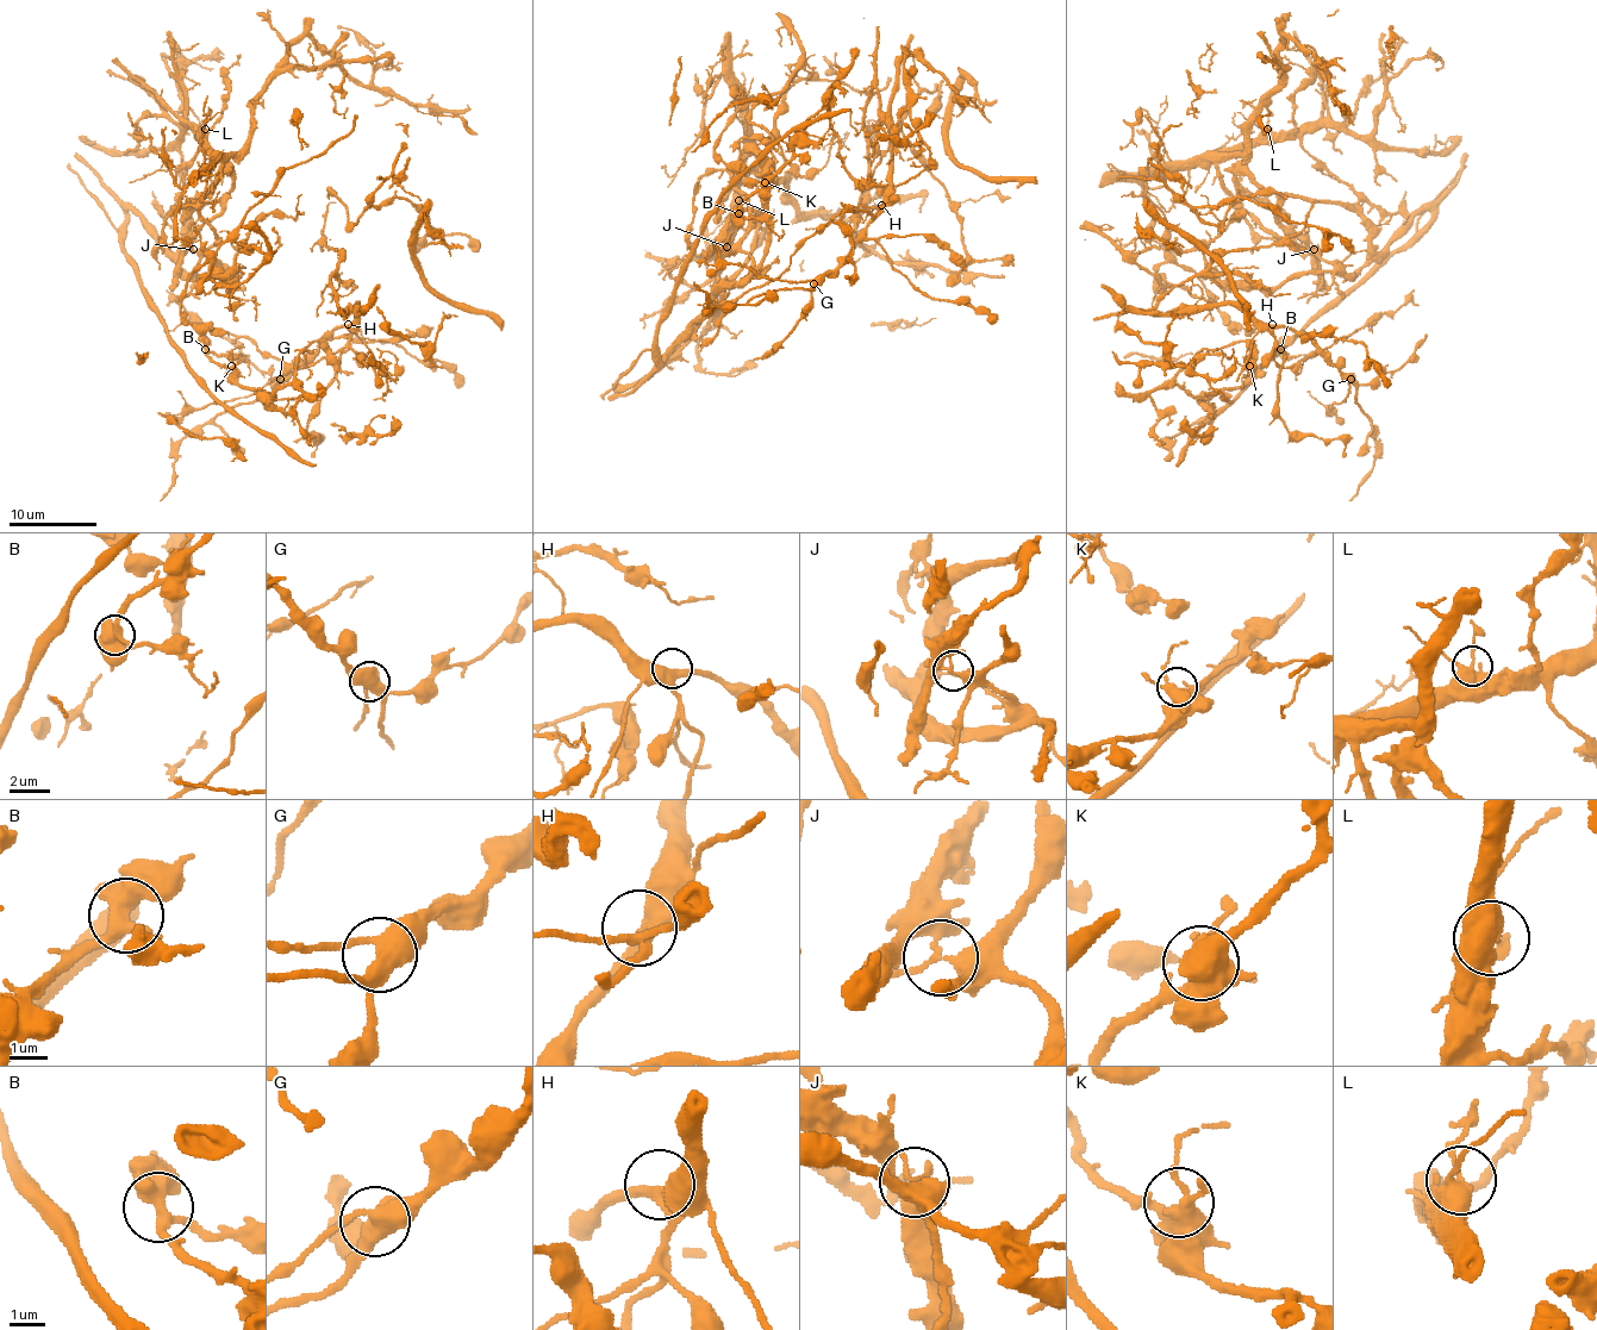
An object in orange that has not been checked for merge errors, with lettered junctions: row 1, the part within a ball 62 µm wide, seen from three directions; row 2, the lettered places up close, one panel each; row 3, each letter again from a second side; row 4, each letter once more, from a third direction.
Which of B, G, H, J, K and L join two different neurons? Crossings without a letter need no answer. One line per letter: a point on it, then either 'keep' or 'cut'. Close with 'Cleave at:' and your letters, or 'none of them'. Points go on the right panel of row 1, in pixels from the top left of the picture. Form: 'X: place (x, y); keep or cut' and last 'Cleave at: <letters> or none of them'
B: place (1280, 349); keep
G: place (1351, 379); keep
H: place (1272, 324); keep
J: place (1314, 249); cut
K: place (1249, 366); keep
L: place (1267, 129); keep
Cleave at: J

